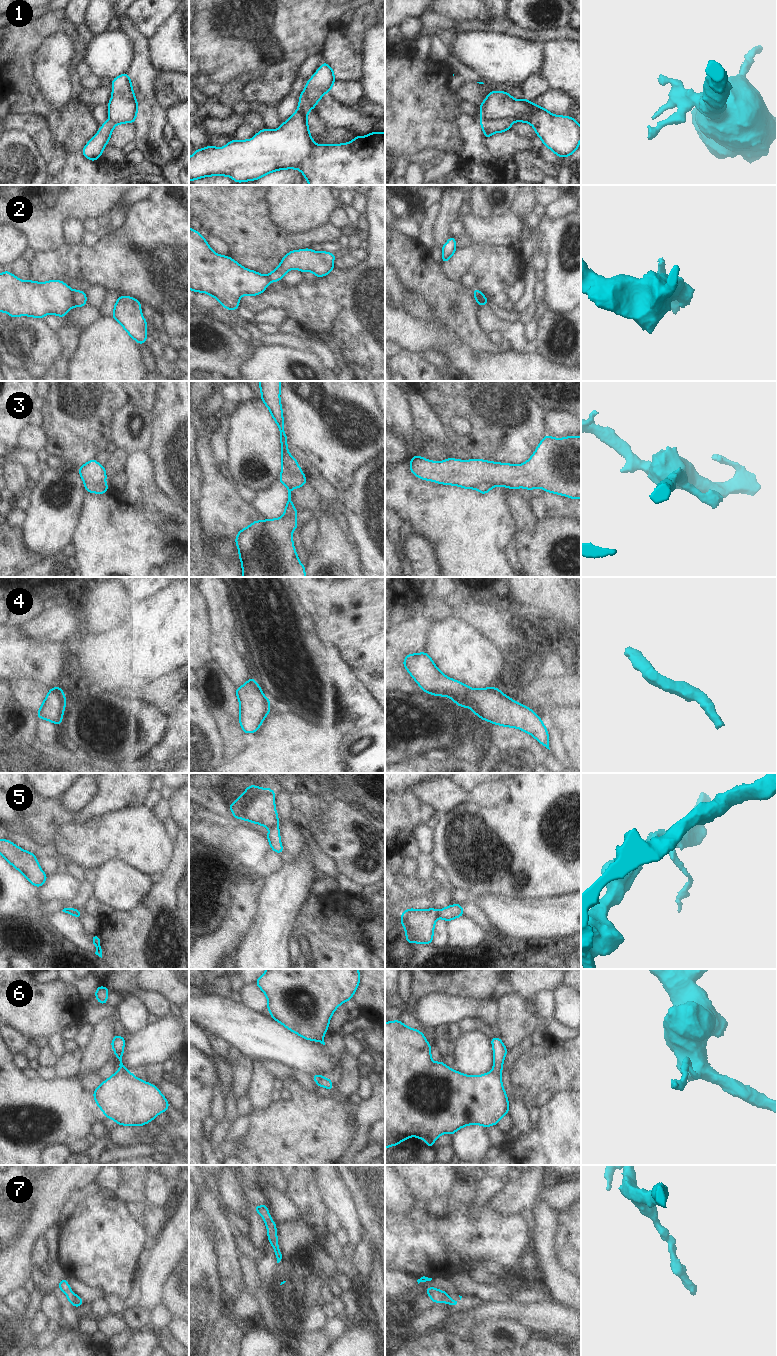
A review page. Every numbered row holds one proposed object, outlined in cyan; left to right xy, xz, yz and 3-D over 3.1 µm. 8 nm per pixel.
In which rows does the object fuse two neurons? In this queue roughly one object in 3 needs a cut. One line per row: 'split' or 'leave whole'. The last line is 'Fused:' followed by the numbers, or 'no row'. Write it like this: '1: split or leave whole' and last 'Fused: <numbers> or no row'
1: split
2: split
3: split
4: leave whole
5: split
6: split
7: leave whole
Fused: 1, 2, 3, 5, 6

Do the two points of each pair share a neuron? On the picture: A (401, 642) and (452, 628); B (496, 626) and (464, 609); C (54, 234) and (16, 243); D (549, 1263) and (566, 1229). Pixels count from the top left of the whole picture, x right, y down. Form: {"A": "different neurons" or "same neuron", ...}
{"A": "different neurons", "B": "same neuron", "C": "different neurons", "D": "different neurons"}

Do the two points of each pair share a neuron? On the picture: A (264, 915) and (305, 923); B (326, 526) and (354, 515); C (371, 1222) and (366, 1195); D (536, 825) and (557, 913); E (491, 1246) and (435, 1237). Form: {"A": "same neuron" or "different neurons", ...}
{"A": "different neurons", "B": "different neurons", "C": "same neuron", "D": "different neurons", "E": "same neuron"}

